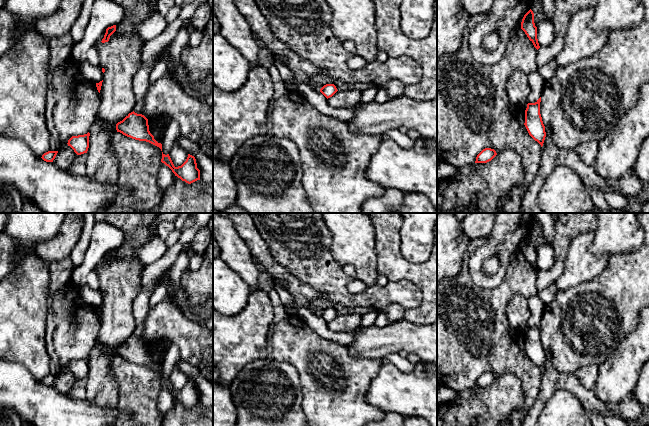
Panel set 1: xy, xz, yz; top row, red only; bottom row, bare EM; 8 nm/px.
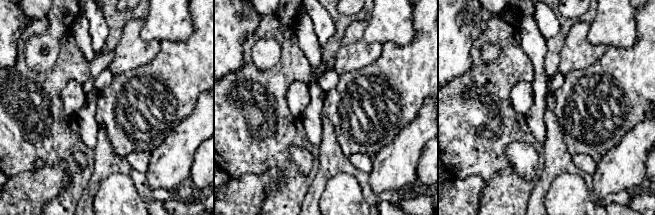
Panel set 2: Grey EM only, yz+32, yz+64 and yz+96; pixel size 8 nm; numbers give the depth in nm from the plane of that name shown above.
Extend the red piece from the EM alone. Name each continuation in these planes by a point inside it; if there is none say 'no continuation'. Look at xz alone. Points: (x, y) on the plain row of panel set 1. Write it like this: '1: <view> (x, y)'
no continuation

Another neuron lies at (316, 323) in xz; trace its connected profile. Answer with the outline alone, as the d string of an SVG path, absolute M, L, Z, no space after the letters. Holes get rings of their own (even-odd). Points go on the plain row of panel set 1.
M300 307L297 310L297 315L312 329L316 334L324 339L340 343L342 345L349 345L354 338L353 332L334 332L331 331L327 322L319 315L313 314L309 307Z

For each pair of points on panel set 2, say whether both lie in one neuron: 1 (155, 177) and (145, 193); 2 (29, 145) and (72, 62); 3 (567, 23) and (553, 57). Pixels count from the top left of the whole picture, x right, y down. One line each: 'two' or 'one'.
1: two
2: one
3: one

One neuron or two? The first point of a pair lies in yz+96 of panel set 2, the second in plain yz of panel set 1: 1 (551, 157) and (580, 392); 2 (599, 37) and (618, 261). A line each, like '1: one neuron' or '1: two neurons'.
1: one neuron
2: two neurons

